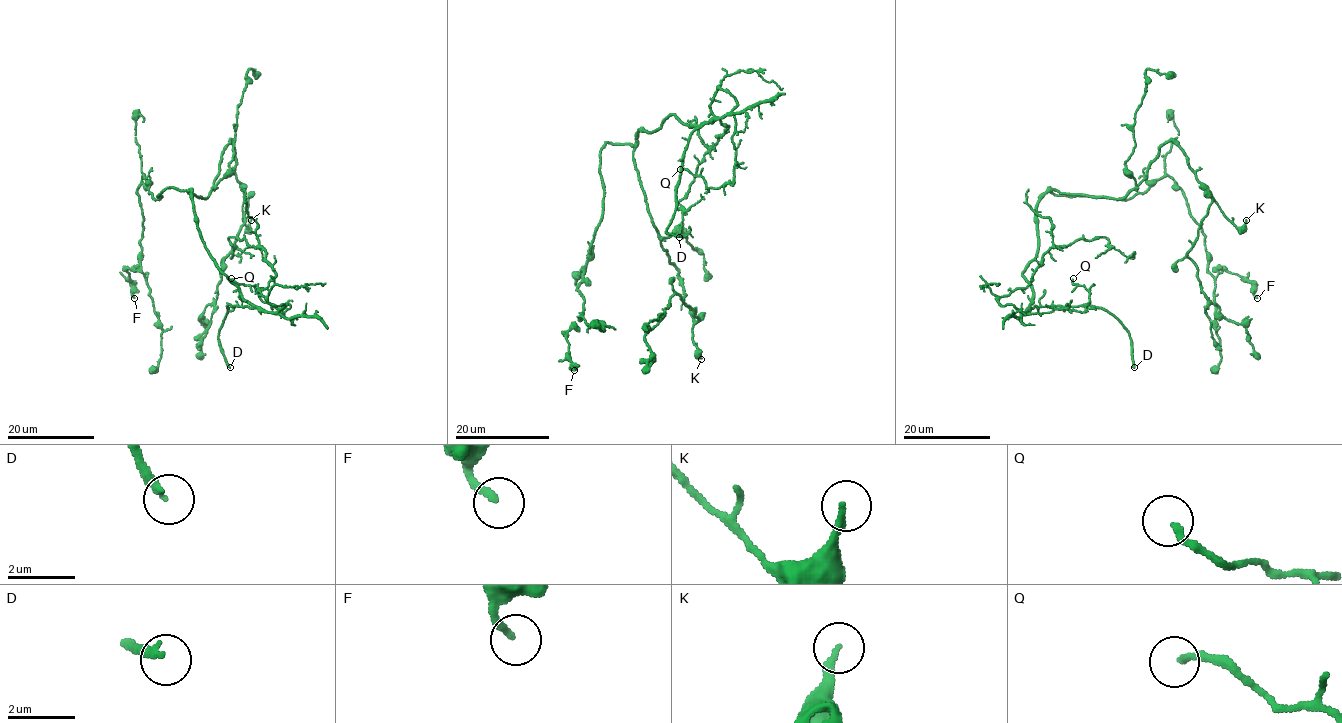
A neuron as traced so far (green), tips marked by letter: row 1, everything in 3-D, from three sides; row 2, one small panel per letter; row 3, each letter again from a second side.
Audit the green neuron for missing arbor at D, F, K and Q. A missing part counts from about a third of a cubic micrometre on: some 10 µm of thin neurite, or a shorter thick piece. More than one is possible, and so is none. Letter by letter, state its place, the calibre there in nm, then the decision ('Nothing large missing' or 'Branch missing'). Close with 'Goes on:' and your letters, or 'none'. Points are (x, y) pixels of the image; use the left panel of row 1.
D: Place: (230, 367). Thickness 240 nm. Branch missing
F: Place: (134, 298). Thickness 220 nm. Nothing large missing
K: Place: (251, 220). Thickness 220 nm. Nothing large missing
Q: Place: (231, 278). Thickness 200 nm. Nothing large missing
Goes on: D

